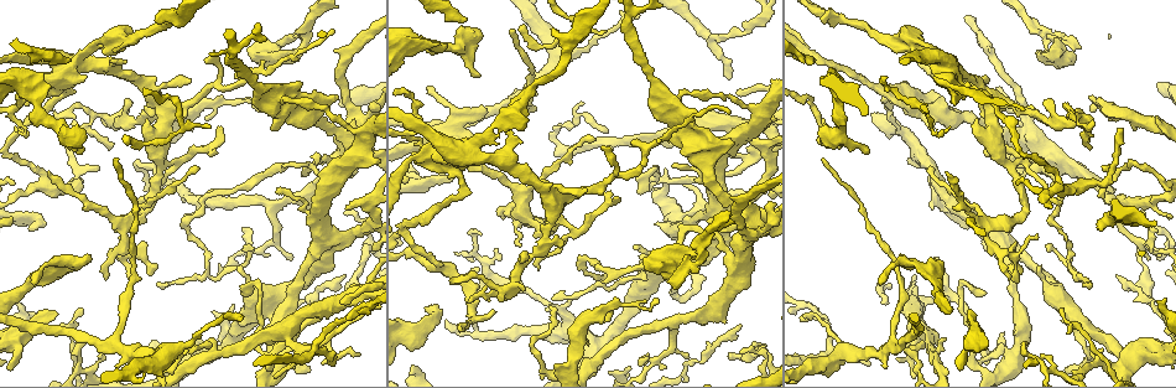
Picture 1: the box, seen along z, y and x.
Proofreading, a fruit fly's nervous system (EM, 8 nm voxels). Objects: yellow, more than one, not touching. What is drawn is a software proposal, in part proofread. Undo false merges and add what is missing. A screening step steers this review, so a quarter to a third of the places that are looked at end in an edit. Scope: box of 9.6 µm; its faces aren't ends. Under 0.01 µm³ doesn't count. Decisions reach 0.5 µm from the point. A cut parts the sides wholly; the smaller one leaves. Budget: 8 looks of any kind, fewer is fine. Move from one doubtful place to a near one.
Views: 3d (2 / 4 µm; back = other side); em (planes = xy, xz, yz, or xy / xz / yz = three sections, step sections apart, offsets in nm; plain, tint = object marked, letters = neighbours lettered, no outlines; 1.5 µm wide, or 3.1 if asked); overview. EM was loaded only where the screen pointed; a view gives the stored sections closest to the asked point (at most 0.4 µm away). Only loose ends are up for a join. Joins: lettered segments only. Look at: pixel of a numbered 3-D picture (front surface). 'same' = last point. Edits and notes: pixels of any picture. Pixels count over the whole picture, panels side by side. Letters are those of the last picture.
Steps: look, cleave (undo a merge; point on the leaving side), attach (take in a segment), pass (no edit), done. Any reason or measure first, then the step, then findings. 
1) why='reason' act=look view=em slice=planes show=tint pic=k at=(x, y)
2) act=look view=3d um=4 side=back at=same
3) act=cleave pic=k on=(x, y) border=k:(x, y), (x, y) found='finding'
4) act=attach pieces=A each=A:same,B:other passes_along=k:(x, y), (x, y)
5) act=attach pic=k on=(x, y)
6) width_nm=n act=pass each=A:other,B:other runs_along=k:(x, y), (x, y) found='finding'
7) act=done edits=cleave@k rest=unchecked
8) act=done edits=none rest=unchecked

why='thin neck' act=look view=3d um=4 pic=1 at=(756, 224)

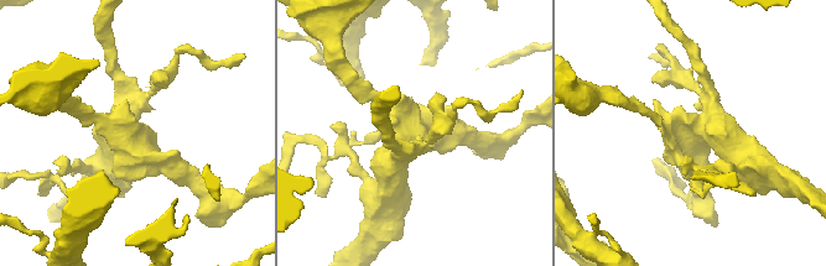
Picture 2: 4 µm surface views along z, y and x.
why='now the EM' act=look view=em slice=planes show=tint pic=2 at=(693, 131)

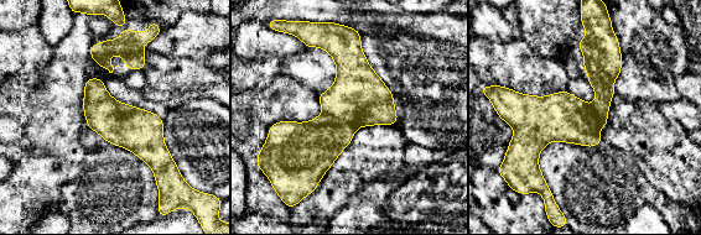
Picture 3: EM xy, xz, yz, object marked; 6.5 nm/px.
why='see the neighbours' act=look view=em slice=planes show=letters at=same

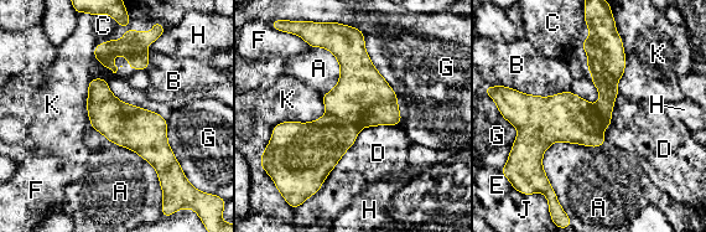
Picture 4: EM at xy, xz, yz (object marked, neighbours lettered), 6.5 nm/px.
act=cleave pic=4 on=(362, 96) each=A:other,B:other,C:other,D:other,E:other,F:other,G:other,H:other,J:other,K:other part_leaving=4:(94, 81), (165, 175) found='a second neuron is stuck on'

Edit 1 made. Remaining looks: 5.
act=look view=3d um=2 pic=1 at=(596, 138)

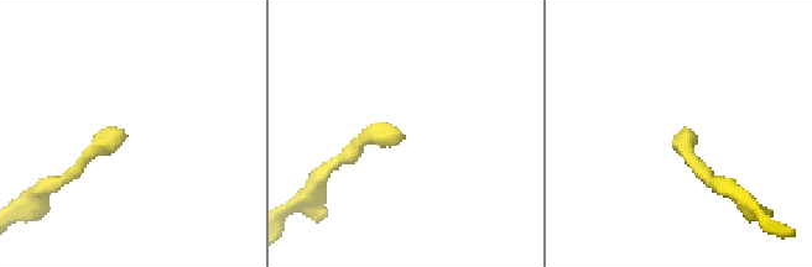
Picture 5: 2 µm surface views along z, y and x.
act=look view=em slice=planes show=letters pic=5 at=(684, 127)

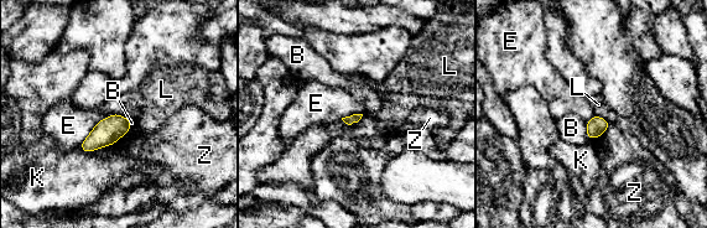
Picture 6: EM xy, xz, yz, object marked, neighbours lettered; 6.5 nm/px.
act=pass each=B:other,E:other,K:other,L:other,Z:other border=6:(112, 114), (103, 118), (78, 146) found='no lettered segment goes on from it'

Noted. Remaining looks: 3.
why='free end' act=look view=em slice=planes show=tint pic=1 at=(881, 282)

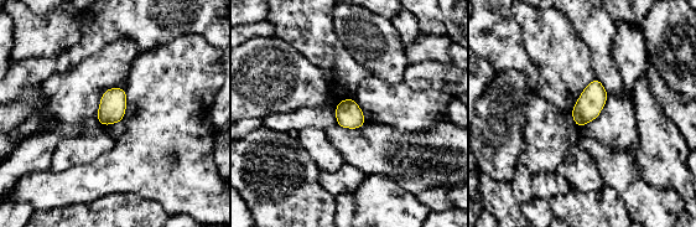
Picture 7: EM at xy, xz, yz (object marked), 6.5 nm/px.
why='see the neighbours' act=look view=em slice=planes show=letters at=same

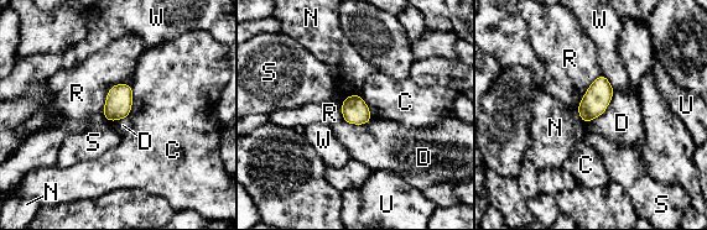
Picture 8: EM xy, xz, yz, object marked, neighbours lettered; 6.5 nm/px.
act=pass each=C:other,D:other,N:other,R:other,S:other,U:other,W:other border=8:(614, 92), (607, 108), (586, 124) found='none of them fits'

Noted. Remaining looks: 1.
act=done edits=cleave@4 rest=unchecked

